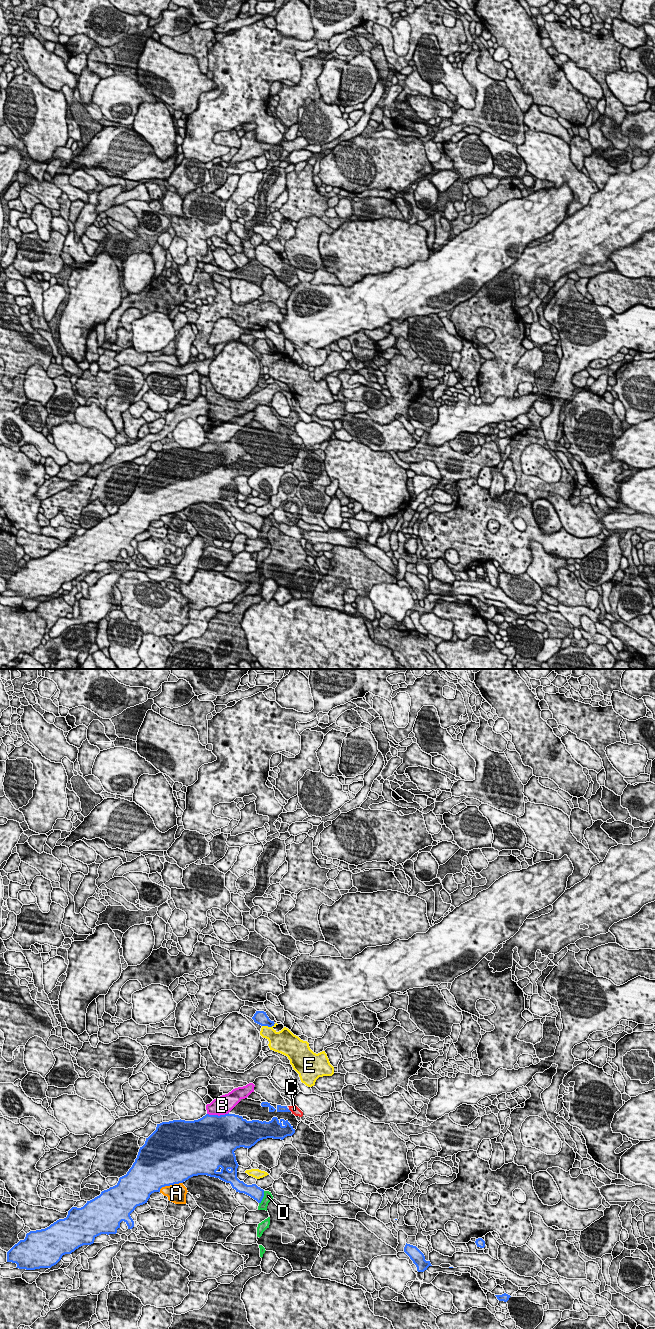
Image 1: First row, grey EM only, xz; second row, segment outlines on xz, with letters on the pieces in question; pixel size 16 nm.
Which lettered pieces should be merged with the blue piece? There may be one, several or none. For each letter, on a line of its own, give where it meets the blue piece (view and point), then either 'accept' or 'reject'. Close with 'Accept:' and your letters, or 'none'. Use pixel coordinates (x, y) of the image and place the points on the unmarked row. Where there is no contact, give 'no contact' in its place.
A: xz (170, 512) | reject
B: xz (217, 443) | reject
C: xz (289, 438) | reject
D: xz (263, 524) | reject
E: xz (268, 354) | reject
Accept: none

